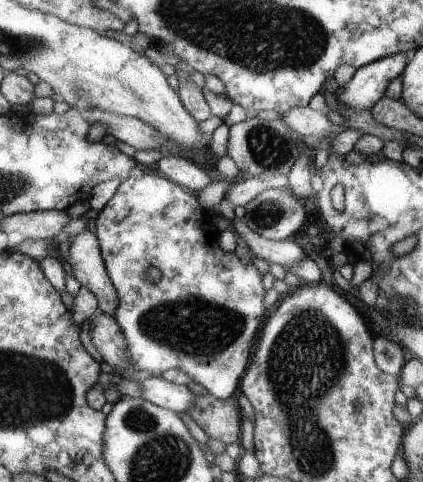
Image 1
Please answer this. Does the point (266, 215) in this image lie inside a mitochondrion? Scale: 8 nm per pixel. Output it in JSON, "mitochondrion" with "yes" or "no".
{"mitochondrion":"yes"}

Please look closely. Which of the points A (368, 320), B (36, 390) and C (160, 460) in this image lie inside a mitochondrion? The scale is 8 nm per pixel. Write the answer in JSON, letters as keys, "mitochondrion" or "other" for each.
{"A":"other","B":"mitochondrion","C":"mitochondrion"}

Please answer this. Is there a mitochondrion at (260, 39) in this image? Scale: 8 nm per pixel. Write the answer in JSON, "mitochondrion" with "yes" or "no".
{"mitochondrion":"yes"}

